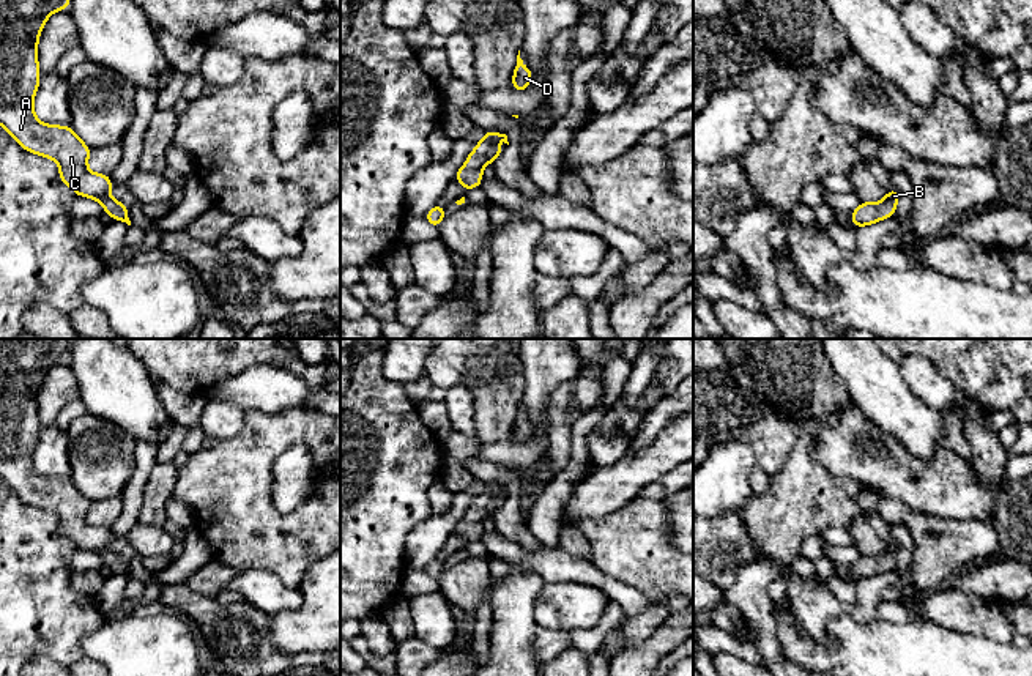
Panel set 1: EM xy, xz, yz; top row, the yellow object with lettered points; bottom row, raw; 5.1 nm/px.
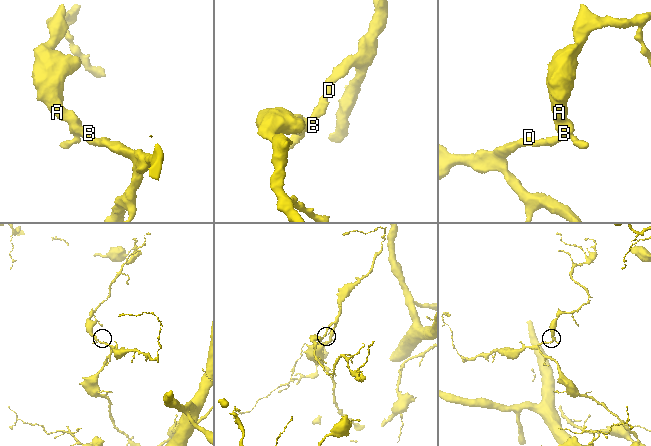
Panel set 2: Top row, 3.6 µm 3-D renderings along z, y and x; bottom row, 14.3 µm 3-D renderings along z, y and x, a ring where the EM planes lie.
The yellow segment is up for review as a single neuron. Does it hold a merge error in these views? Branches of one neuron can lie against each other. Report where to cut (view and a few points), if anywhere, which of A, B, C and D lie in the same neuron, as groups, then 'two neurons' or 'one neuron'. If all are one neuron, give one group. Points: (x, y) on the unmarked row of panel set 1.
cut none; groups A B C D; one neuron

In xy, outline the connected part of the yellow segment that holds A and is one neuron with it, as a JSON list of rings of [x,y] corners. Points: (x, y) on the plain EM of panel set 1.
[[[0,339],[0,479],[27,504],[58,515],[60,533],[76,548],[98,553],[106,567],[131,578],[129,561],[109,548],[112,531],[87,522],[91,501],[85,498],[72,479],[41,476],[33,465],[33,451],[39,440],[38,391],[47,370],[58,362],[69,362],[74,339]]]

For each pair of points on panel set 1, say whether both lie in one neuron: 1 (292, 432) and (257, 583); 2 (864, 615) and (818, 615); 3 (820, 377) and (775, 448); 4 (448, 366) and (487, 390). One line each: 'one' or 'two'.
1: two
2: one
3: two
4: one

